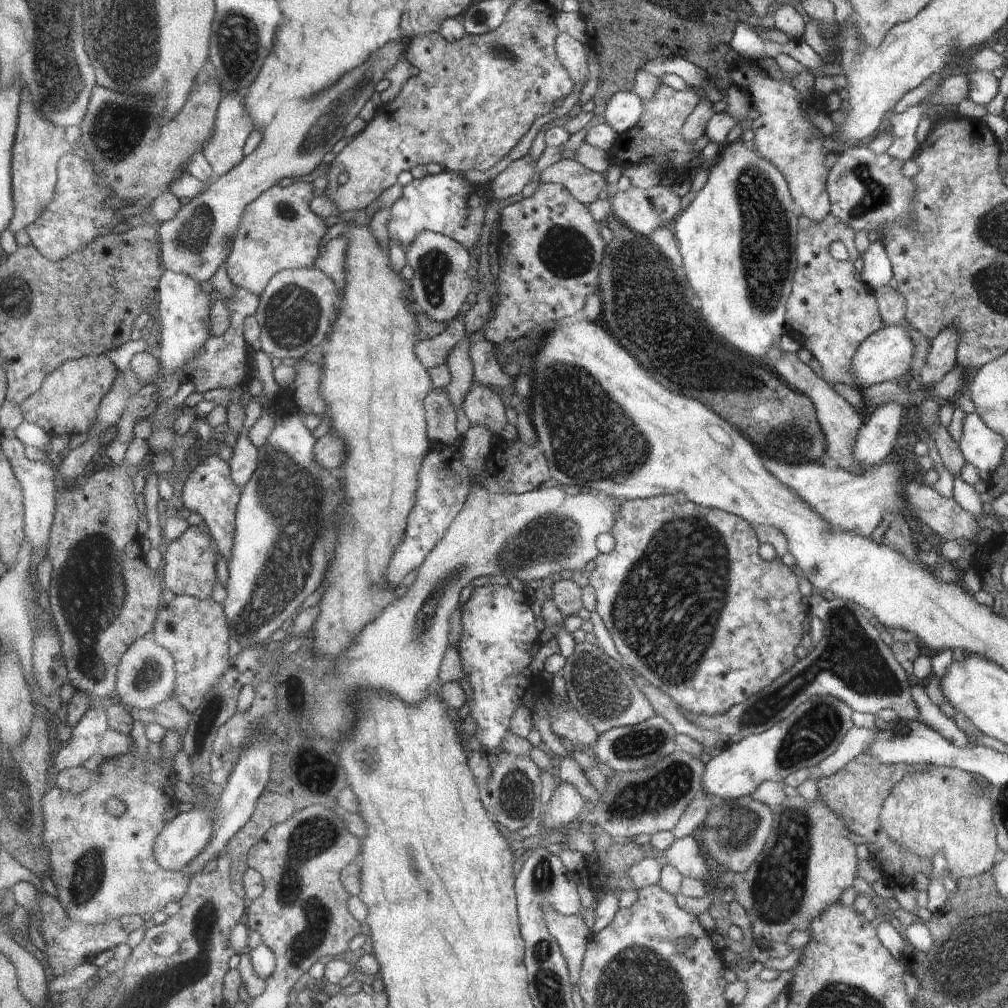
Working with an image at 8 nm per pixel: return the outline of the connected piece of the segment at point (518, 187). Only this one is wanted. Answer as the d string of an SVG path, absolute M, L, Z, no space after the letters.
M527 154L523 158L516 160L496 176L492 182L490 190L495 199L506 200L511 195L522 193L524 187L528 185L534 174L536 174L536 158Z

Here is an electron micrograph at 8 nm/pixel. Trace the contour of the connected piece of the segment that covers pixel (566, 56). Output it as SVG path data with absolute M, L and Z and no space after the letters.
M561 33L555 43L555 50L559 53L559 59L571 72L572 78L576 80L576 88L580 88L589 78L585 48L585 44L565 33Z

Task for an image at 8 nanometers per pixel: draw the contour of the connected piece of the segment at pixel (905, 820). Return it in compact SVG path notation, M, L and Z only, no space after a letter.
M933 765L920 774L907 771L883 806L884 824L882 826L891 838L900 842L900 846L904 846L914 856L932 858L940 852L946 856L946 866L950 870L951 877L957 880L970 878L975 882L982 873L991 872L995 868L994 856L999 851L999 844L998 828L994 824L994 808L990 802L990 791L982 780L982 789L977 792L972 791L970 782L974 776L967 771Z

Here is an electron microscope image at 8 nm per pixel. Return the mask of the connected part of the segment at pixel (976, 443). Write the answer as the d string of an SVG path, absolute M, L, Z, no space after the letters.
M974 413L964 419L958 447L964 459L980 471L981 479L989 483L991 475L1003 461L1006 441Z

